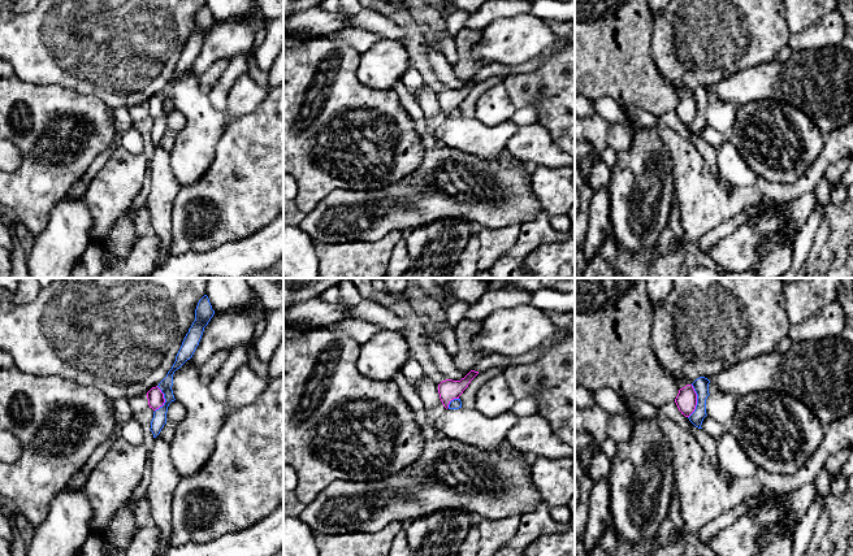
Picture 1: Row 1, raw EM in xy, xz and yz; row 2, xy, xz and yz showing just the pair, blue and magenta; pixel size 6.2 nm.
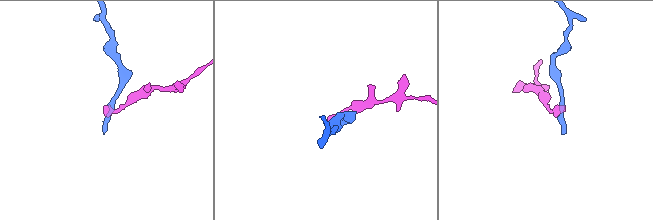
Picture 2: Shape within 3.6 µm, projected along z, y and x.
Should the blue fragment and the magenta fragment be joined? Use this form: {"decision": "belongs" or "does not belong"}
{"decision": "does not belong"}

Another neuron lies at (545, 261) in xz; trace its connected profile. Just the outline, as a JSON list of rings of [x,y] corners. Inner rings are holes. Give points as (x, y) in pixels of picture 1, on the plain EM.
[[[575,225],[564,242],[542,244],[524,260],[525,272],[538,278],[562,278],[563,265],[573,269],[575,278]]]

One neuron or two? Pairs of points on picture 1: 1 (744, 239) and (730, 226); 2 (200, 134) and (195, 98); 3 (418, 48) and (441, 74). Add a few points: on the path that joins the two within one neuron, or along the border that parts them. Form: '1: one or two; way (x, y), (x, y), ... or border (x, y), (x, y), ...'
1: two; border (760, 213), (710, 250)
2: one; way (200, 125), (196, 107)
3: two; border (424, 44), (432, 72), (445, 85)

